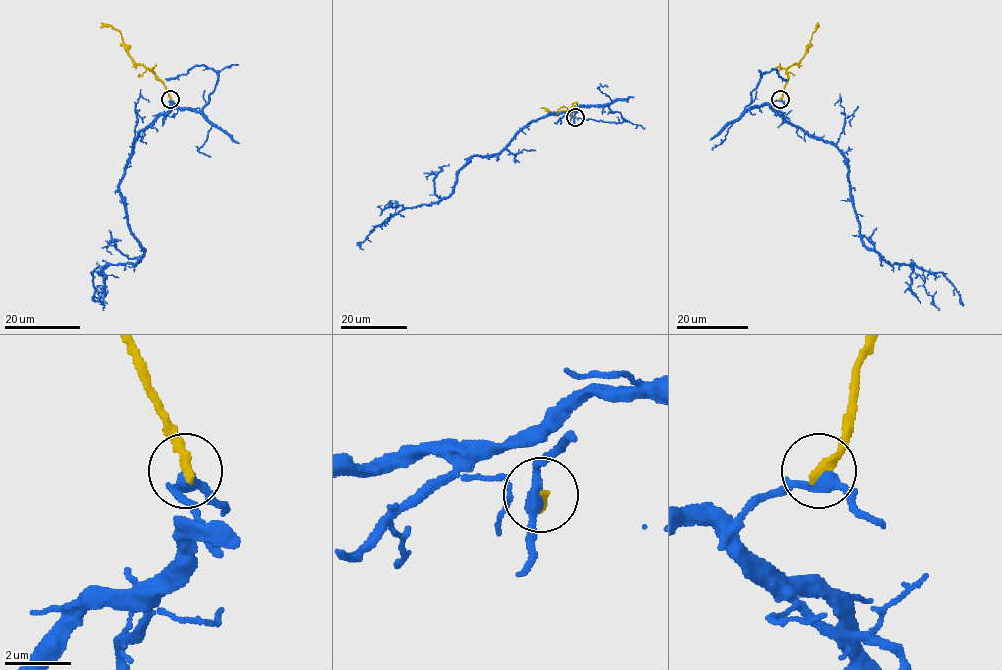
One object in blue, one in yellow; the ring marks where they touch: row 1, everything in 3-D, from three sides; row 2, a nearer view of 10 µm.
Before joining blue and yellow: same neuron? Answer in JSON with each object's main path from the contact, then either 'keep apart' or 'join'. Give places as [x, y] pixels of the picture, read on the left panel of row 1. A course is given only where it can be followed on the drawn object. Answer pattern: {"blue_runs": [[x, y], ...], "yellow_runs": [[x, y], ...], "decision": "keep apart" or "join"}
{"blue_runs": [[171, 99], [141, 130], [119, 185], [131, 234], [145, 250], [135, 264], [94, 270], [94, 299], [104, 301]], "yellow_runs": [[171, 99], [159, 78], [142, 64], [135, 64], [119, 31], [110, 26], [100, 27]], "decision": "keep apart"}

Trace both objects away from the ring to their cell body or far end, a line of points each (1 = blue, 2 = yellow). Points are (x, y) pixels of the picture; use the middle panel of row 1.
1: (575, 117), (576, 110), (544, 116), (495, 154), (469, 157), (453, 192), (404, 207), (358, 243), (363, 249)
2: (575, 117), (570, 110), (554, 113), (540, 108)

